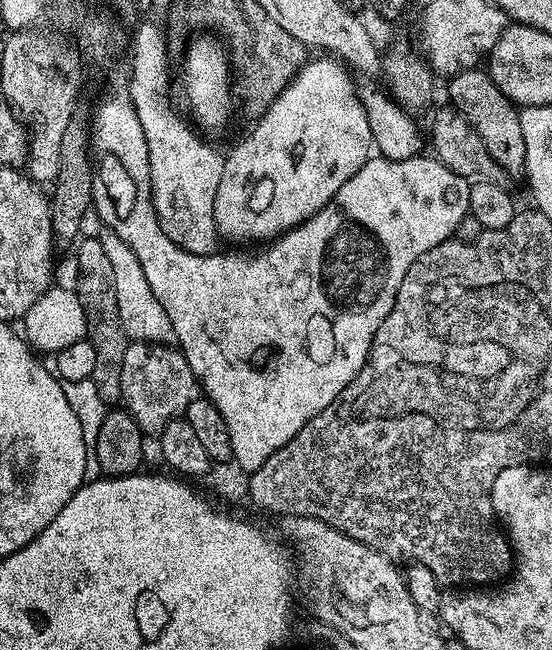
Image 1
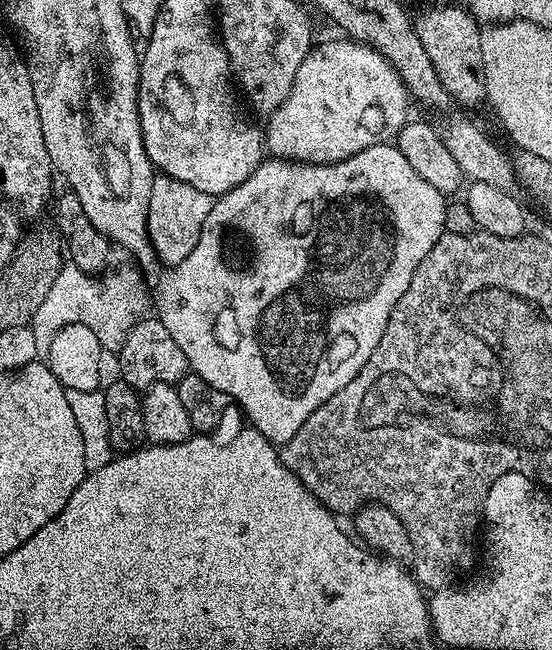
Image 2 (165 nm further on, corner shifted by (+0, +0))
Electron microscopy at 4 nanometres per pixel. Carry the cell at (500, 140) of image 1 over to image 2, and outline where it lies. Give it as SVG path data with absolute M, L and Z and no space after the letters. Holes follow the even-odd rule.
M448 4L445 8L424 12L421 14L420 20L418 16L416 33L422 42L422 50L426 50L430 62L434 62L434 71L438 73L438 82L442 82L442 86L446 86L446 94L450 94L457 105L465 104L468 108L474 107L475 104L481 103L483 105L486 99L482 42L480 41L482 28L471 11L467 7L455 8L454 5Z

